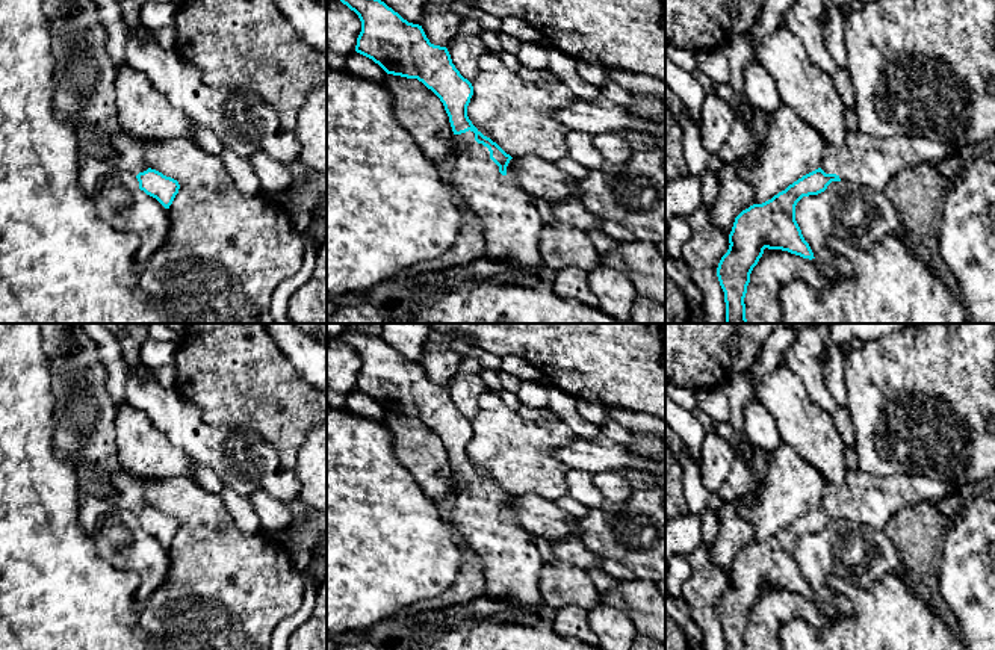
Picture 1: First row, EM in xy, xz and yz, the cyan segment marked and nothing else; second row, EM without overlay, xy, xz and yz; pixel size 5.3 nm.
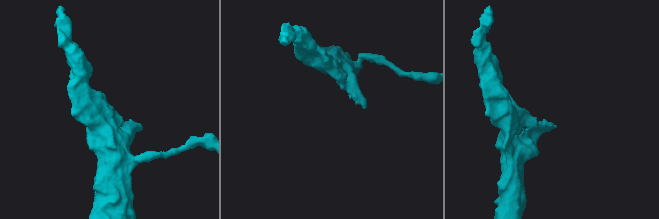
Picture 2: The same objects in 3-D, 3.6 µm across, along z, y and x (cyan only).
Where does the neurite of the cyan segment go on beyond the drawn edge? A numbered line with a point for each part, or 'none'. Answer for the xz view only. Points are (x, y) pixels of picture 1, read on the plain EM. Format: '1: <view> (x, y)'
1: xz (511, 563)

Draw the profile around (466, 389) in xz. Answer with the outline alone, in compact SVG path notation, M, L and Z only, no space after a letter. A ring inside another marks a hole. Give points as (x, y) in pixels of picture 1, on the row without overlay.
M458 373L446 387L455 407L472 422L478 414L479 399L487 392L482 379L476 373Z

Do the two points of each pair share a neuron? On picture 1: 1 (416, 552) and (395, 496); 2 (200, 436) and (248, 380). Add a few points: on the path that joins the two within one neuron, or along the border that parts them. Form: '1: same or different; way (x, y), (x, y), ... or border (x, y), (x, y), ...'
1: same; way (402, 538), (395, 531), (395, 510)
2: different; border (185, 399), (195, 405), (207, 424), (244, 428)

